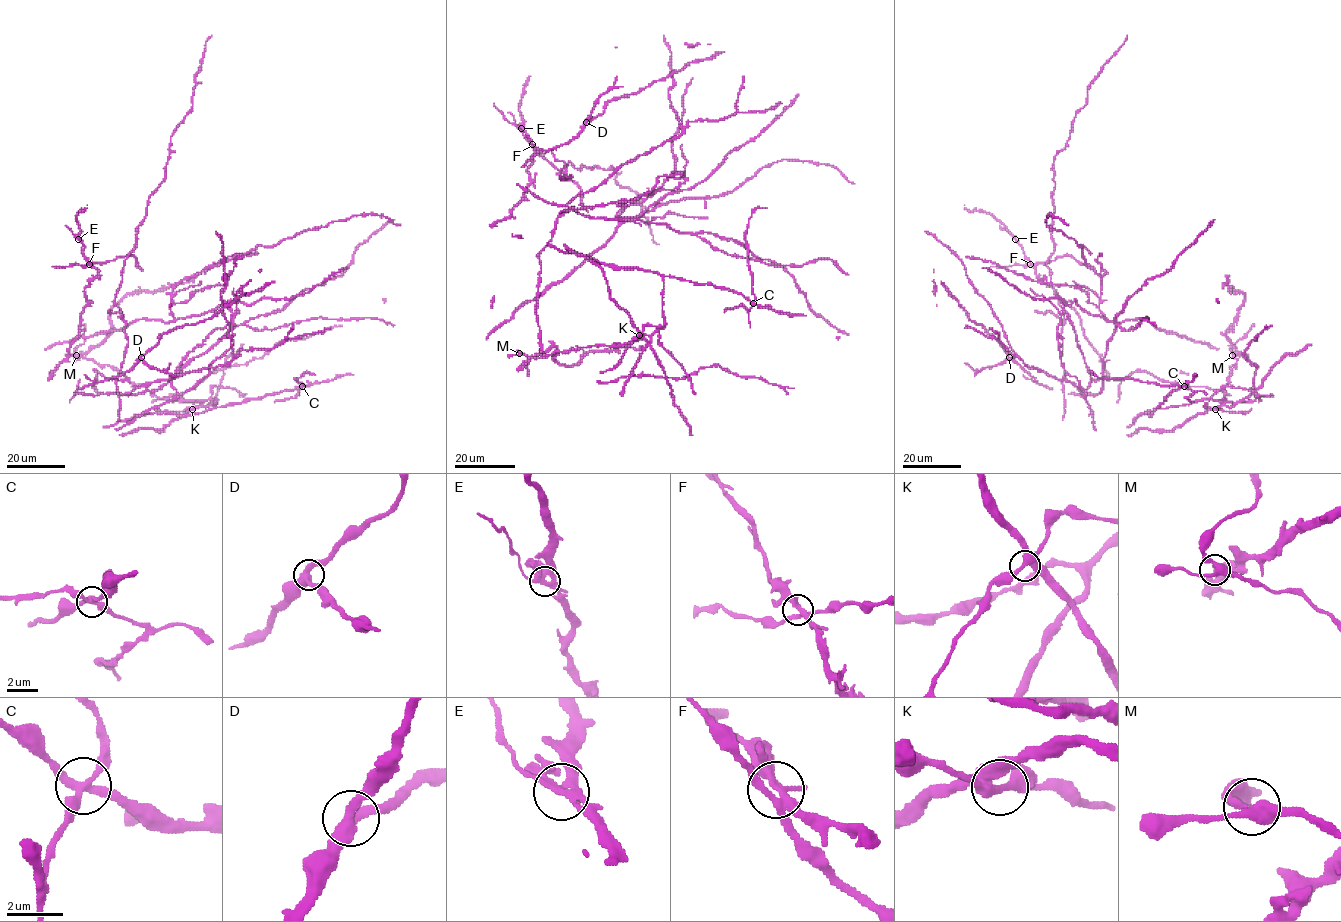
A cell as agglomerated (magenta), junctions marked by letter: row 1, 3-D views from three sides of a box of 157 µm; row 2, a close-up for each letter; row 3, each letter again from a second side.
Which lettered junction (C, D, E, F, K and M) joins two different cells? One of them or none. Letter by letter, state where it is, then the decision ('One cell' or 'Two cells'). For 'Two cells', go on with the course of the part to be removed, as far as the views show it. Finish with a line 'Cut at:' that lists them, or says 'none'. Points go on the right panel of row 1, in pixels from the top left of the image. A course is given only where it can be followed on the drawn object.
C: Place: (1184, 386). Two cells. Course of the part to remove: (1183, 387), (1132, 379), (1104, 379), (1091, 371), (1092, 374)
D: Place: (1009, 357). One cell
E: Place: (1015, 239). One cell
F: Place: (1030, 264). One cell
K: Place: (1215, 409). One cell
M: Place: (1232, 355). One cell
Cut at: C

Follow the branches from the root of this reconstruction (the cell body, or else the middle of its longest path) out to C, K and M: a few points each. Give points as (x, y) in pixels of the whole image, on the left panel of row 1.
C: (169, 423), (196, 407), (212, 405), (216, 400), (216, 408), (302, 387)
K: (169, 423), (192, 409)
M: (169, 423), (217, 400), (158, 398), (109, 365), (76, 355)

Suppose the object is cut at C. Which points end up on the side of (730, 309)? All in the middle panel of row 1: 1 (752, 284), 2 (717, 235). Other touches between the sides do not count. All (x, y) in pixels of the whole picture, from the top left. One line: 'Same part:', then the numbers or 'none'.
Same part: 1

